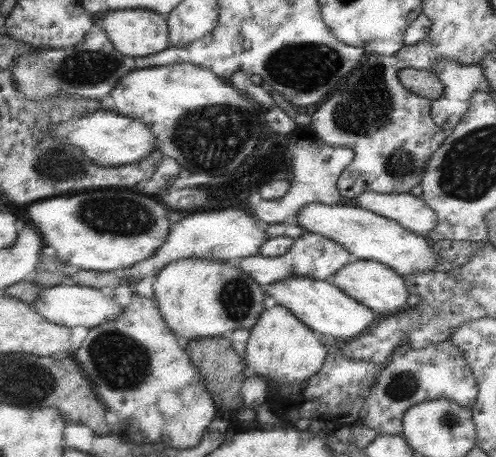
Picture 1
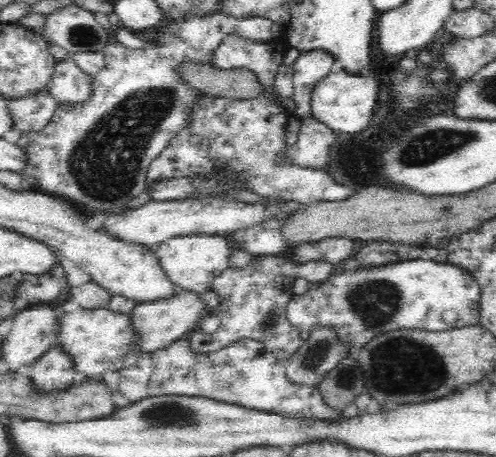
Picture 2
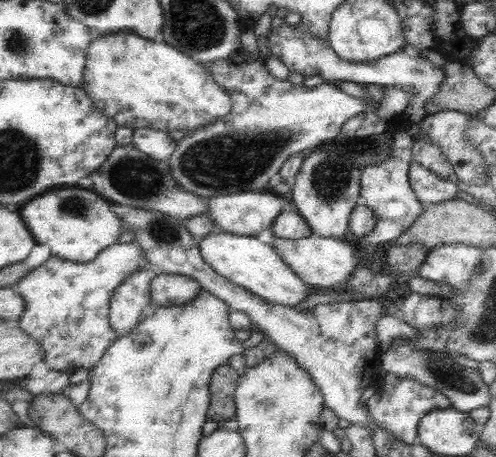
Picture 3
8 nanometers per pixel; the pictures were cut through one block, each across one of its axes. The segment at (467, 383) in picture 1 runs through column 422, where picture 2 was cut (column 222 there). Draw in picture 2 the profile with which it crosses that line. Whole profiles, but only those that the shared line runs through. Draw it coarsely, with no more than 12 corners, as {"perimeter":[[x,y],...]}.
{"perimeter":[[188,338],[122,368],[128,402],[202,396],[340,420],[258,340],[198,354]]}

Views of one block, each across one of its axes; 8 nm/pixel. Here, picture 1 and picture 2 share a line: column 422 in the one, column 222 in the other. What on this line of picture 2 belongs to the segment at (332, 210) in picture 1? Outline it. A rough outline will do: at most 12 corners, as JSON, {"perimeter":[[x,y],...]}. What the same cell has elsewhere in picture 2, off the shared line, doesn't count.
{"perimeter":[[190,234],[154,250],[178,290],[204,294],[230,268],[228,236]]}

